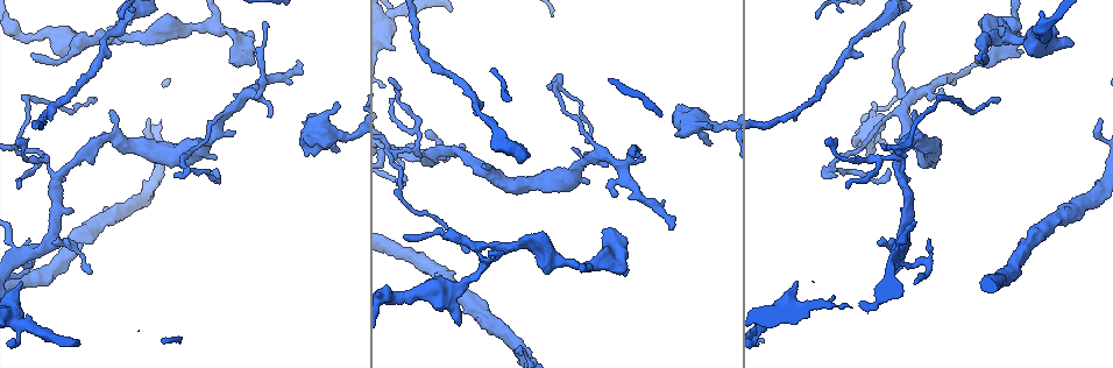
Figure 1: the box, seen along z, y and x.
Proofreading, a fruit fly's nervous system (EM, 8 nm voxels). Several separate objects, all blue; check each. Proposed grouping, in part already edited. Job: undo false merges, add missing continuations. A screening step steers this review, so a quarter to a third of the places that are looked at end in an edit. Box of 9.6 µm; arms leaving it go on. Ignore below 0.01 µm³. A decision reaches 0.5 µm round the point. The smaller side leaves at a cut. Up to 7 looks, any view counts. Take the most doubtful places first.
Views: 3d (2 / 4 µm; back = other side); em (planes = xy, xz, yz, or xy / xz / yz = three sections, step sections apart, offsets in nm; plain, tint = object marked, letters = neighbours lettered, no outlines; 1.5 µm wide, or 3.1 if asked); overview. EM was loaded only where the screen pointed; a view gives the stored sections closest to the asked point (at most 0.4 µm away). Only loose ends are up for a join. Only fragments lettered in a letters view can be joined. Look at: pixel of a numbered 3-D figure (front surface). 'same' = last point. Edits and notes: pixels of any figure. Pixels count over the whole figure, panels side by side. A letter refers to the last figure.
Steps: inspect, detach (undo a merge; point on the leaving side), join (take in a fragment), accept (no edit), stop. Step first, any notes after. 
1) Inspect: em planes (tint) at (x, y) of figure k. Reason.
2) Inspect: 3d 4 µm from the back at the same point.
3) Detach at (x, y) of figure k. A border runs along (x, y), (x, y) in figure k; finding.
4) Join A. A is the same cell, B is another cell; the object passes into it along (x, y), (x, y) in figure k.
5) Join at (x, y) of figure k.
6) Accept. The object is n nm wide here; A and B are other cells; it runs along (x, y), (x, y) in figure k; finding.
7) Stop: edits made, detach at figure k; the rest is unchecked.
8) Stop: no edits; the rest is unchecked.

Inspect: em planes (plain) at (59, 176) of figure 1. Branch point.

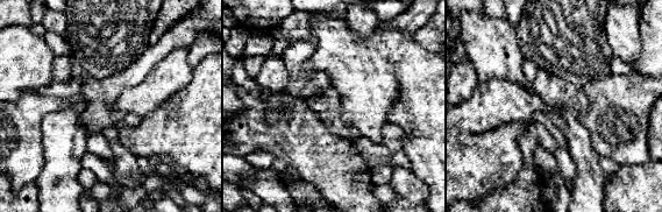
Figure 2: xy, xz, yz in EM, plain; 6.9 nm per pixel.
Inspect: em planes (tint) at the same point. With the object marked.

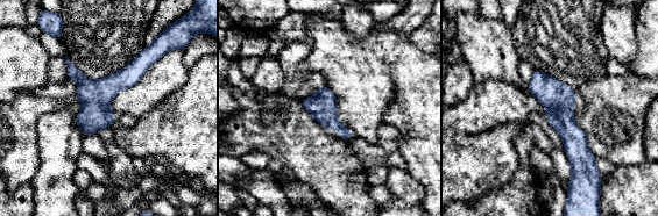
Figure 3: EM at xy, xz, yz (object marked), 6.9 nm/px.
Inspect: em planes (letters) at the same point. What lies round it.

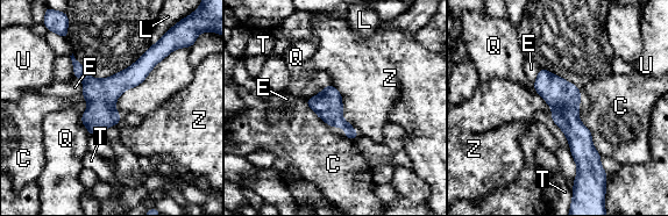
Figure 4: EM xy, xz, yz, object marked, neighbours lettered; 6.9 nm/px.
Accept. C, E, L, Q, T, U and Z are other cells; a border runs along (182, 47), (127, 88), (114, 107) in figure 4; continuous, no second neuron.

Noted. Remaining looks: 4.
Inspect: em xz step 4 (letters) at (891, 151) of figure 1. Branch stops here.

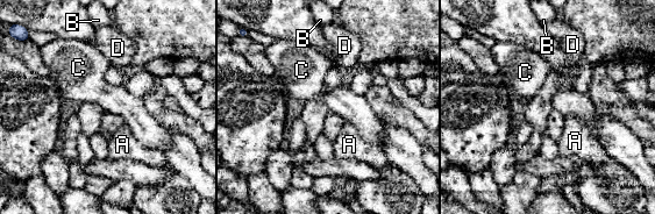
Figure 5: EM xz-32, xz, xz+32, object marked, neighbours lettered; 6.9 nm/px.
Inspect: em planes (letters) at the same point. Cut it another way.

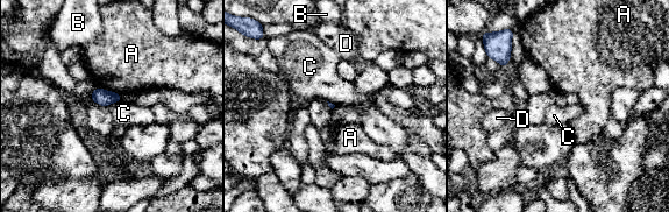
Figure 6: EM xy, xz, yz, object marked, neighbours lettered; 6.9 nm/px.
Accept. A, B, C and D are other cells; a border runs along (121, 99), (109, 103), (105, 107) in figure 6; no lettered fragment goes on from it.

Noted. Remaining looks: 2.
Inspect: em planes (letters) at (974, 65) of figure 1. Free end.

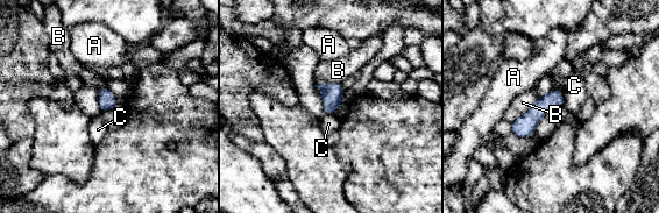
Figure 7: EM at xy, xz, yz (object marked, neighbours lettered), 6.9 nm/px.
Accept. A, B and C are other cells; it runs along (559, 96), (515, 129) in figure 7; none of them fits.

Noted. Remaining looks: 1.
Stop: no edits; the rest is unchecked.

